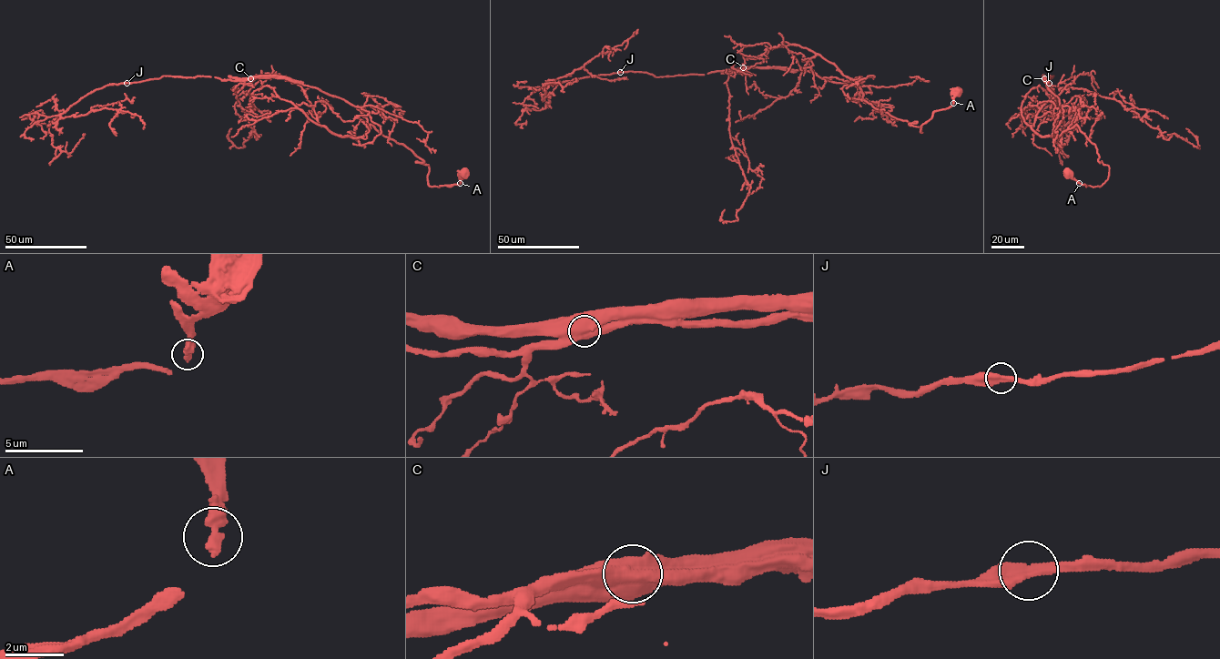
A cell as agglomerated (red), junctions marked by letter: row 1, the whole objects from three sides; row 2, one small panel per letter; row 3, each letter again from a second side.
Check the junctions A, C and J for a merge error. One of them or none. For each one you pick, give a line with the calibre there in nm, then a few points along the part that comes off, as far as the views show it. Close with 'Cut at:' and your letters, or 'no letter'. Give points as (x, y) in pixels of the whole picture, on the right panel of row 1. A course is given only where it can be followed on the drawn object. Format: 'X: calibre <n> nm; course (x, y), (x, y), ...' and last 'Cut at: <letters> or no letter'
C: calibre 950 nm
Cut at: C

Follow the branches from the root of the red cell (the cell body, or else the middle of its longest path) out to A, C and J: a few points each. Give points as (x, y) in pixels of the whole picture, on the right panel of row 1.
A: (1068, 171), (1080, 183)
C: (1068, 171), (1100, 187), (1109, 167), (1076, 125), (1069, 128), (1077, 109), (1062, 106), (1043, 78)
J: (1068, 171), (1100, 187), (1109, 167), (1069, 128), (1077, 109), (1062, 106), (1044, 81), (1053, 76), (1048, 83)

